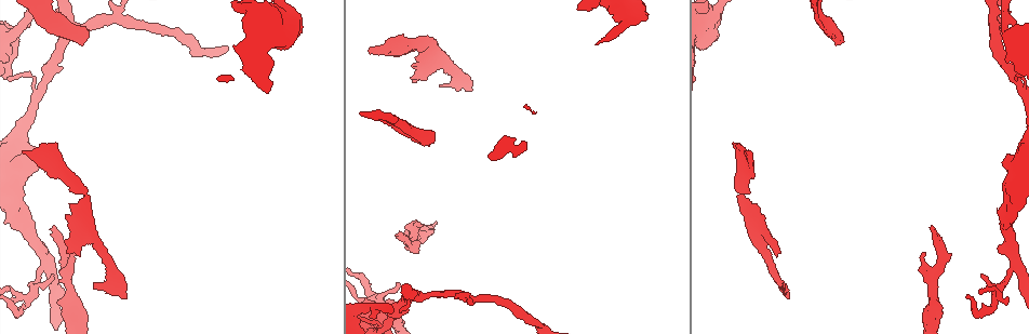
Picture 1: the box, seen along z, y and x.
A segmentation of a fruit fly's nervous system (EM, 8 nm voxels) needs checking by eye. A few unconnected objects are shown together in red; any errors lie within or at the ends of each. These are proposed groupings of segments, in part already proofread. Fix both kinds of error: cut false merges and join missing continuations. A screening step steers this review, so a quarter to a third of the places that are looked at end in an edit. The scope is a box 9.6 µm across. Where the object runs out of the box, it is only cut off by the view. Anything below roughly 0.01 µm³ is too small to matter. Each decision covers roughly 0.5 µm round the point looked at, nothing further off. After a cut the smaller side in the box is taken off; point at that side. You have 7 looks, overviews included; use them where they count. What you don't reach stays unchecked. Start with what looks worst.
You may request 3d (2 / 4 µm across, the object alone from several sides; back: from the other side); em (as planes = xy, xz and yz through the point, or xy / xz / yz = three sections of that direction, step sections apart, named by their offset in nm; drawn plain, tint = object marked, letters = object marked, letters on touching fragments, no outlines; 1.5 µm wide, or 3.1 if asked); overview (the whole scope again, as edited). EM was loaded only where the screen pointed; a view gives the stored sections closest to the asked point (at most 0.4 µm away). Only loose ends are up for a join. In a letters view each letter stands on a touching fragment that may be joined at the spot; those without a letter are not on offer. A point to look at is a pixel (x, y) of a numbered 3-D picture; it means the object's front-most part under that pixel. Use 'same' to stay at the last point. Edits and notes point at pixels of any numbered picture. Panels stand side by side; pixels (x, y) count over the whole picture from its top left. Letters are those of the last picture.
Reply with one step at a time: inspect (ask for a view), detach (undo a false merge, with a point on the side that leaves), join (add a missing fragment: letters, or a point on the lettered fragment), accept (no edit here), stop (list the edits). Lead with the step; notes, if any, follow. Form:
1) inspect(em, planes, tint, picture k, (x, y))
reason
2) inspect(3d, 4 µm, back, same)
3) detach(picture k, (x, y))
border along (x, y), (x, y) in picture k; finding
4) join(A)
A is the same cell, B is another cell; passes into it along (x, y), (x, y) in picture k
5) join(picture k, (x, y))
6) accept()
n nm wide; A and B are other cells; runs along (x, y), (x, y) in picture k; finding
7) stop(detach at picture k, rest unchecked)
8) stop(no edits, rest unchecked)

inspect(em, planes, letters, picture 1, (88, 32))
thick end

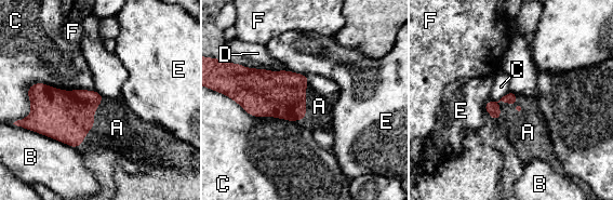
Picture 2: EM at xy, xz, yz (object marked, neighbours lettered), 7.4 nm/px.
join(A)
A is the same cell, B, C, D, E and F are other cells; passes into it along (494, 110), (501, 100), (519, 128) in picture 2; the neuron continues

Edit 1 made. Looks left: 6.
inspect(em, xz, step 8, letters, picture 1, (23, 153))
free end

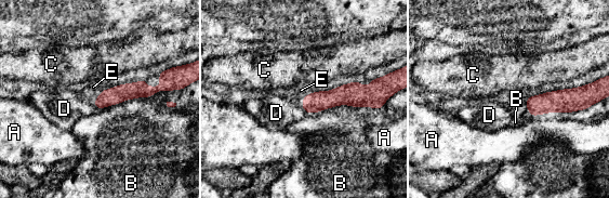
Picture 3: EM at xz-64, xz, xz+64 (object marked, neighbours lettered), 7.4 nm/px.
inspect(em, planes, letters, same)

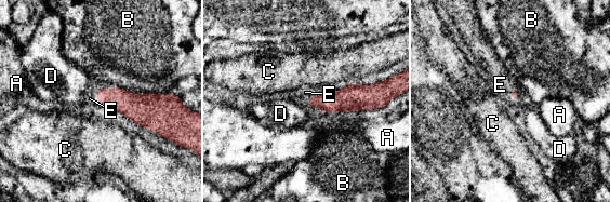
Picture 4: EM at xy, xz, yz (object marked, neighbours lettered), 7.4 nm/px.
join(E)
E is the same cell, A, B, C and D are other cells; passes into it along (130, 104), (101, 89), (90, 98) in picture 4; it goes on there

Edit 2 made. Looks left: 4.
inspect(3d, 2 µm, picture 1, (1003, 24))
calibre changes

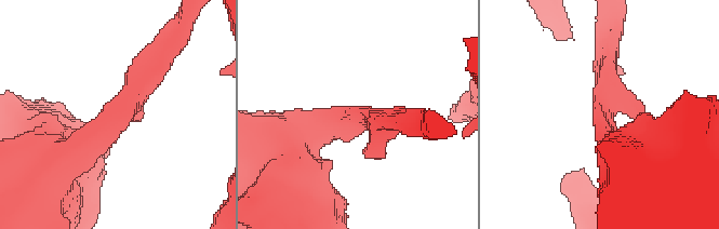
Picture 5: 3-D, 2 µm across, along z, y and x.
inspect(em, planes, letters, picture 5, (357, 115))
arms of 220, 600 nm

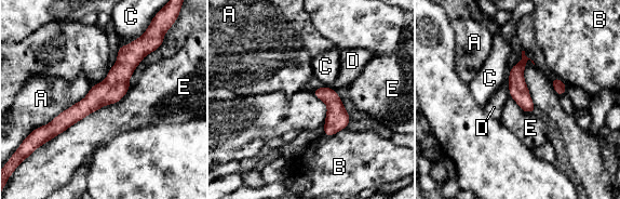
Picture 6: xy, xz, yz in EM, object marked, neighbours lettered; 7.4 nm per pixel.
accept()
A, B, C, D and E are other cells; border along (130, 88), (119, 101), (44, 143) in picture 6; one neuron here

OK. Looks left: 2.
stop(join at picture 2, join at picture 4, rest unchecked)

